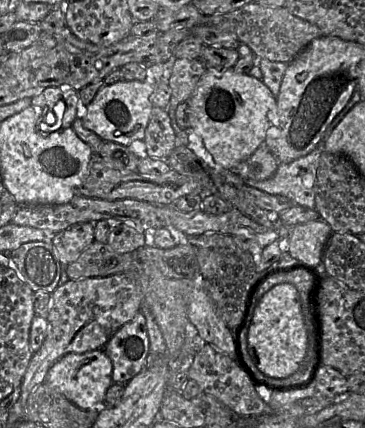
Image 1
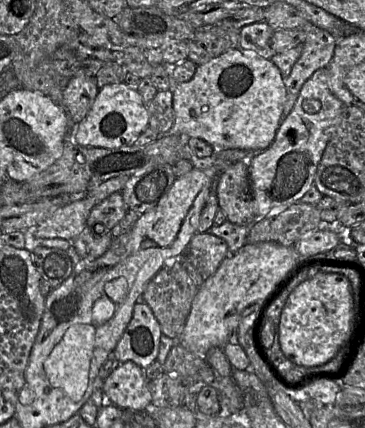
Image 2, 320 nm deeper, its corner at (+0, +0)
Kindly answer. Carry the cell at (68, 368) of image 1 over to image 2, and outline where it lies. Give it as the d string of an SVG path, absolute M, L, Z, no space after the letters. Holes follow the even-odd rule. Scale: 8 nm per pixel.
M134 362L119 363L102 382L101 390L107 403L130 411L153 408L152 395L144 377L144 370Z

